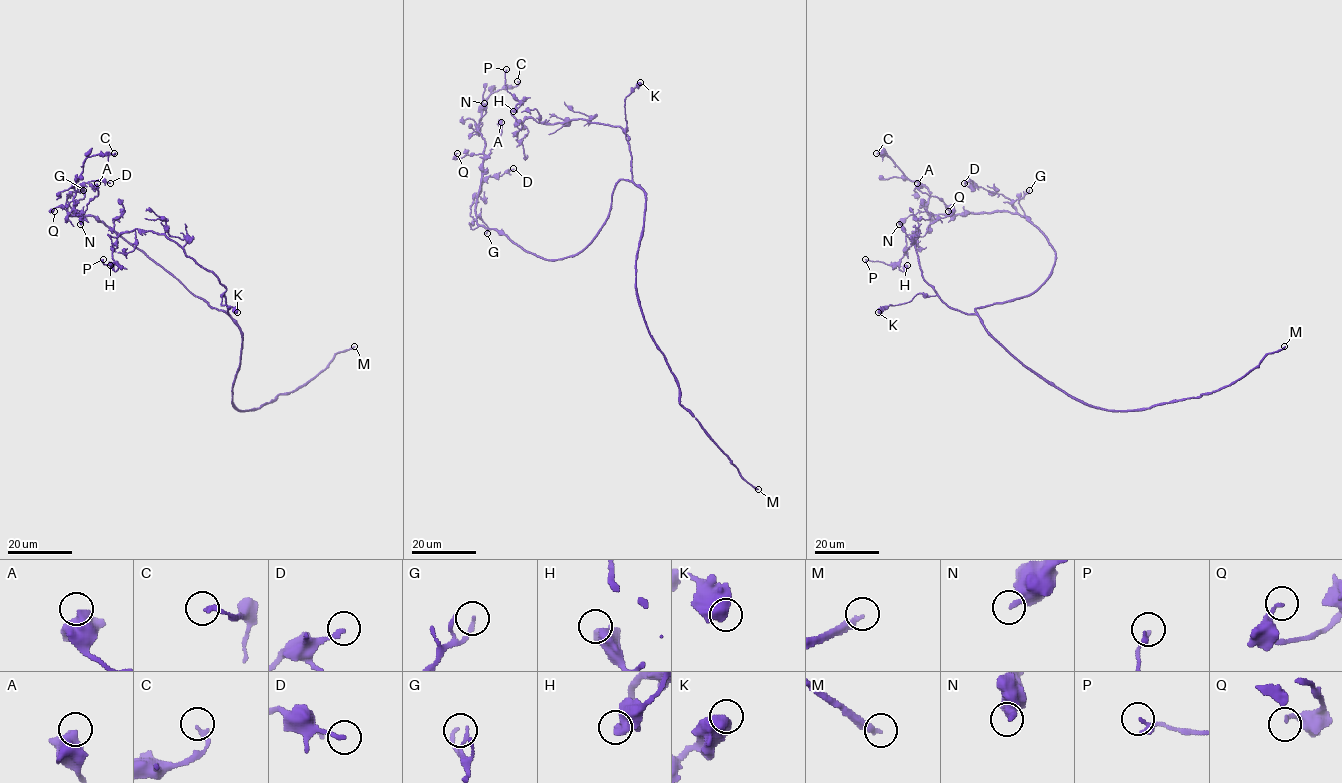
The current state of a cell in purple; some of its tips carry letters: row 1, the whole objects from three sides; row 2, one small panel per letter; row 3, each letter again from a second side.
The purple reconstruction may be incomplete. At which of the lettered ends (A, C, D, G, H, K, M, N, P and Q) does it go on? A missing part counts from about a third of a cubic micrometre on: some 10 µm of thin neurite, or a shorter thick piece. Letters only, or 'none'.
M

